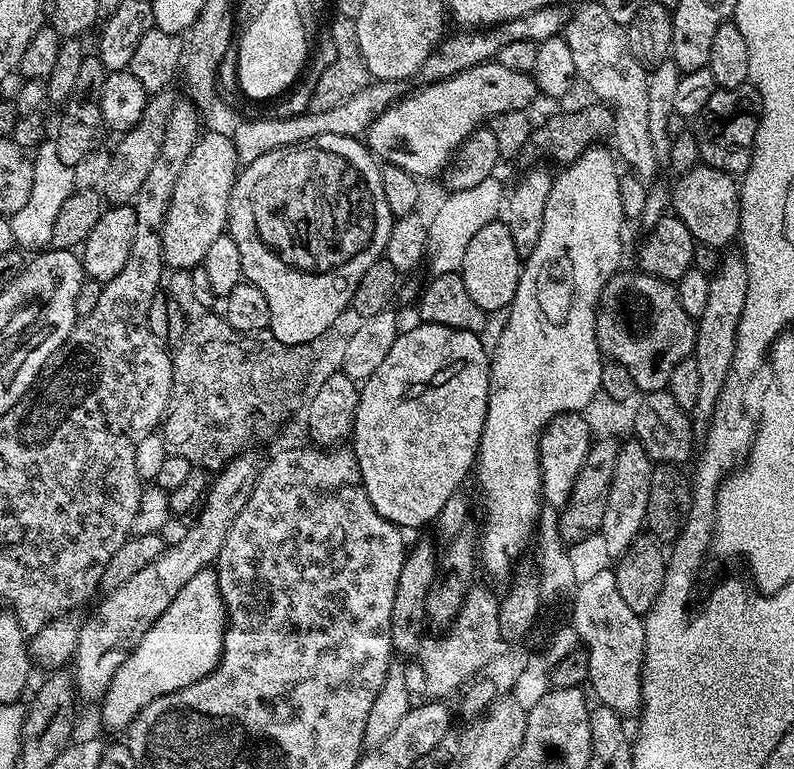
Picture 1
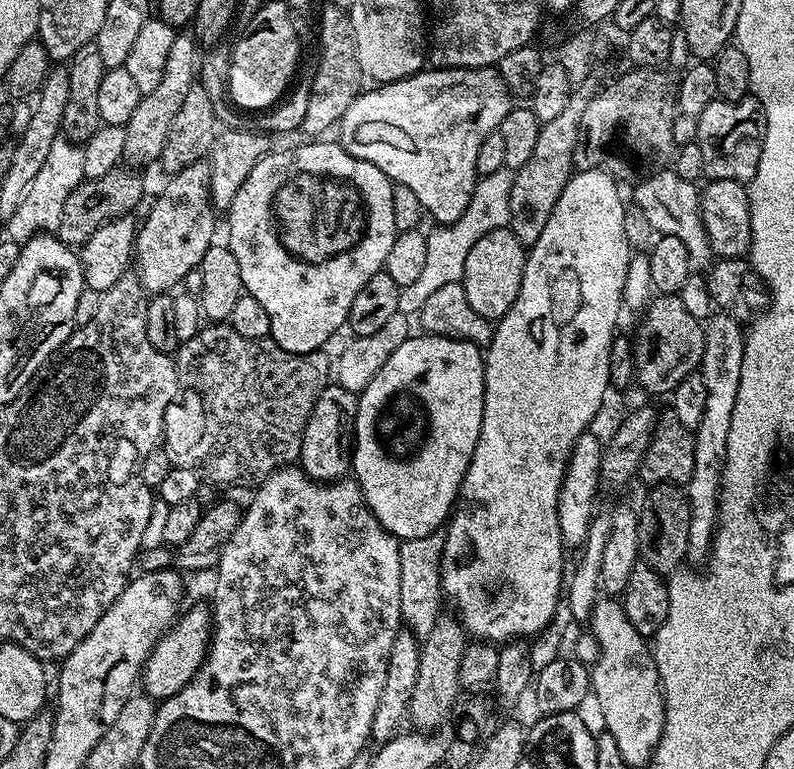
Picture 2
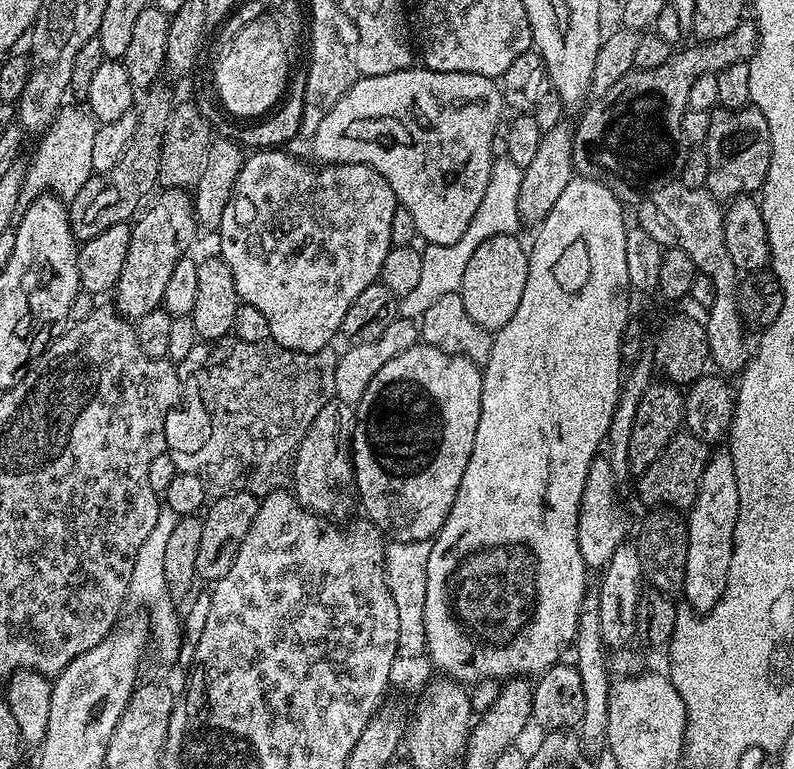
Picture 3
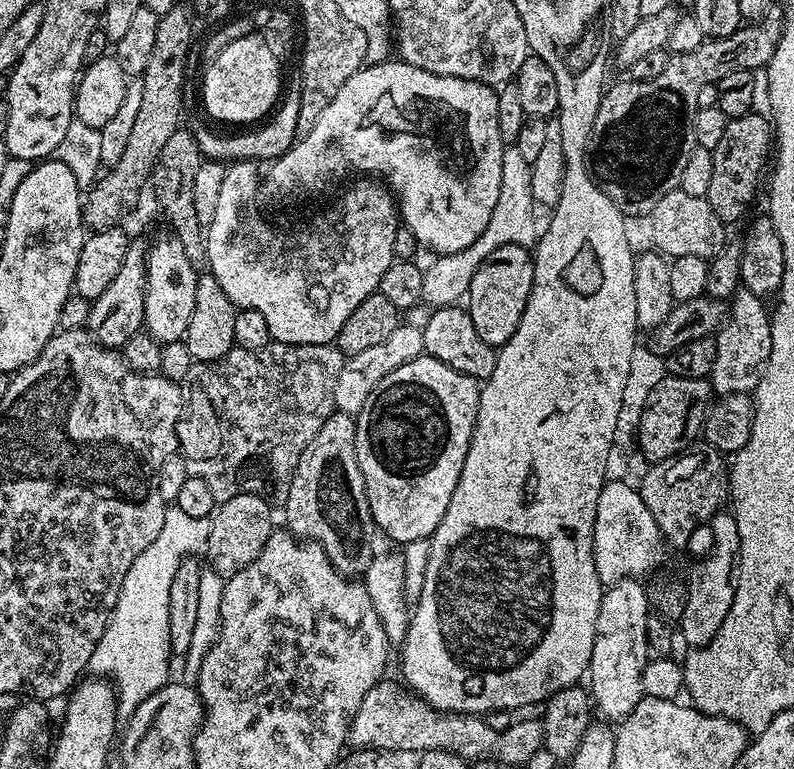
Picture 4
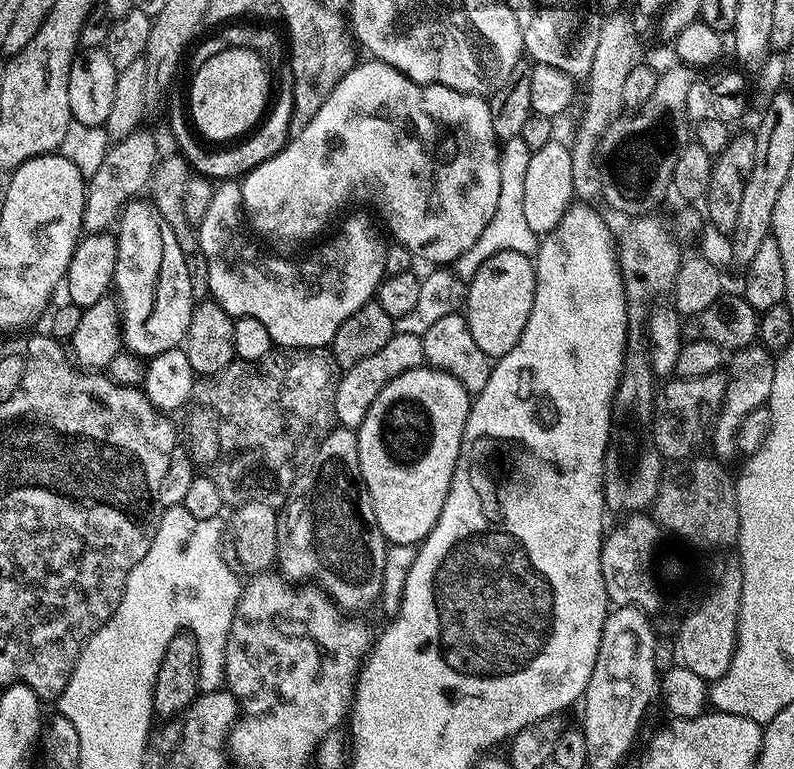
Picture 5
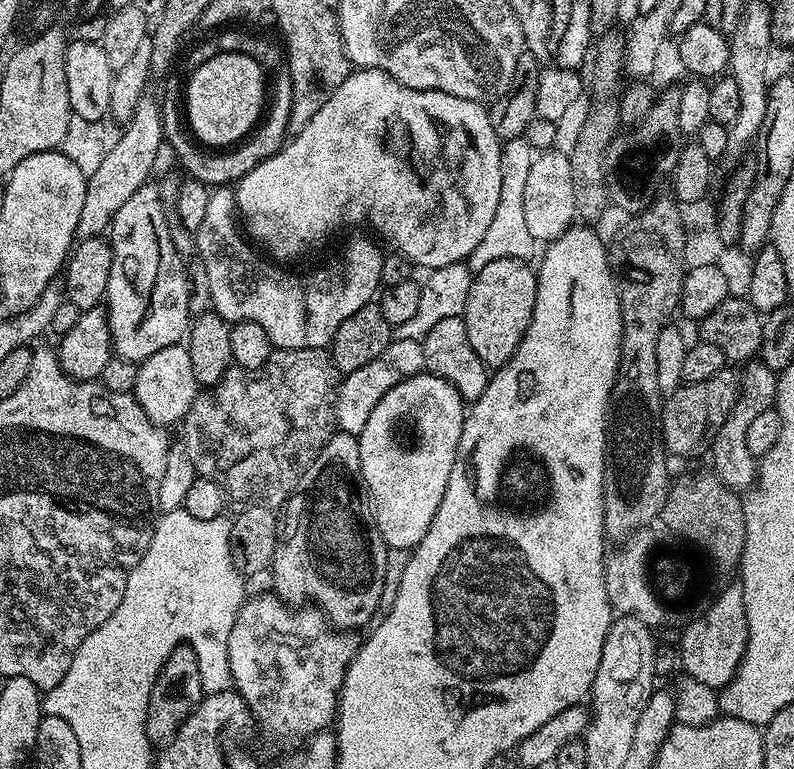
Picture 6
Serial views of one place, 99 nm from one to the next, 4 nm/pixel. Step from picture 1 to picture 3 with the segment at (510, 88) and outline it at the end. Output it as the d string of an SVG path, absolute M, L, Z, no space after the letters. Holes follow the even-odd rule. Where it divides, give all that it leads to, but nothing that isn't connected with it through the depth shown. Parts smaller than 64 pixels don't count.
M413 66L406 70L398 70L394 74L361 76L354 86L350 86L350 90L338 102L338 106L334 106L334 110L330 110L330 114L326 114L322 126L318 126L318 134L314 134L314 138L310 141L310 148L317 156L315 159L321 165L366 164L378 174L382 174L388 185L394 190L399 207L410 210L410 214L414 218L417 237L421 241L424 239L424 242L428 244L450 246L454 242L458 242L458 238L462 238L462 234L466 234L468 217L476 208L476 204L482 202L482 194L486 194L486 184L490 178L493 161L493 157L490 155L490 138L501 127L500 115L503 112L506 112L504 93L501 85L493 77L482 74L466 74L465 72L435 72L423 66Z

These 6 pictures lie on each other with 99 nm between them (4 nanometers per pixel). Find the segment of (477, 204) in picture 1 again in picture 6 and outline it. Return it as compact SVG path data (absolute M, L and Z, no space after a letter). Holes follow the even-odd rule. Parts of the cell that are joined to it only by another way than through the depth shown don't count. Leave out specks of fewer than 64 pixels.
M523 136L507 141L500 150L500 165L502 166L502 191L498 194L498 206L494 209L494 219L486 229L486 234L474 246L474 250L467 258L467 265L473 273L482 270L489 262L498 262L498 258L514 258L515 260L527 261L528 255L538 242L530 234L526 226L525 217L525 191L526 181L530 174L534 149L530 142L526 142Z

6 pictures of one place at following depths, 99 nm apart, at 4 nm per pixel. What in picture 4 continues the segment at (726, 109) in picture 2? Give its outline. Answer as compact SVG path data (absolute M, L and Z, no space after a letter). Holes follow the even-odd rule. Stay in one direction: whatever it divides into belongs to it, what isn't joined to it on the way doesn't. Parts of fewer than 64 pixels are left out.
M753 110L728 121L726 130L718 146L714 146L714 175L710 178L710 190L707 198L710 210L718 214L725 226L732 226L735 220L740 220L748 212L756 190L760 186L760 175L764 172L764 163L769 163L770 153L774 148L774 128L767 115L759 116L759 111Z

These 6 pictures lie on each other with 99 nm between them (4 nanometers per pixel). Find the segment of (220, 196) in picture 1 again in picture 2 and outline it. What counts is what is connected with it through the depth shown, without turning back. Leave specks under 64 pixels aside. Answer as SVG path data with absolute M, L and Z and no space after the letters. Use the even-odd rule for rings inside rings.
M207 163L191 164L180 172L173 172L167 177L168 185L160 192L160 197L152 204L148 217L142 220L136 233L135 263L140 264L138 275L144 285L145 292L149 294L168 294L175 286L183 285L186 274L190 270L200 267L202 254L214 243L212 236L216 232L216 219L218 213L212 206L212 199L208 196L208 183L210 182L210 170Z

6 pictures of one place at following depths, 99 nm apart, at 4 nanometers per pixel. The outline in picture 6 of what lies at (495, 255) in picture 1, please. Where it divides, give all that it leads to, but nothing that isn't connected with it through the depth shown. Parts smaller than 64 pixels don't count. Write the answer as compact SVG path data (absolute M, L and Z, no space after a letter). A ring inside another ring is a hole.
M498 258L498 262L489 262L473 275L463 318L470 346L490 370L501 368L516 353L532 321L537 269L530 265L514 258Z

